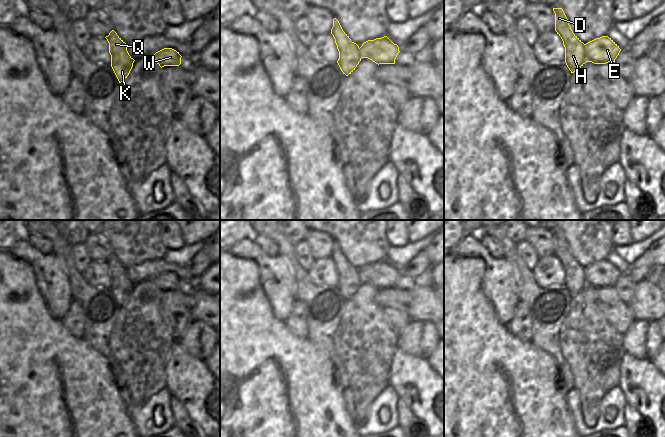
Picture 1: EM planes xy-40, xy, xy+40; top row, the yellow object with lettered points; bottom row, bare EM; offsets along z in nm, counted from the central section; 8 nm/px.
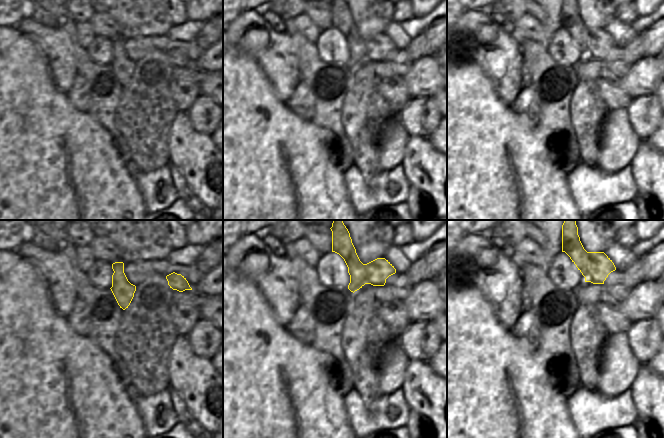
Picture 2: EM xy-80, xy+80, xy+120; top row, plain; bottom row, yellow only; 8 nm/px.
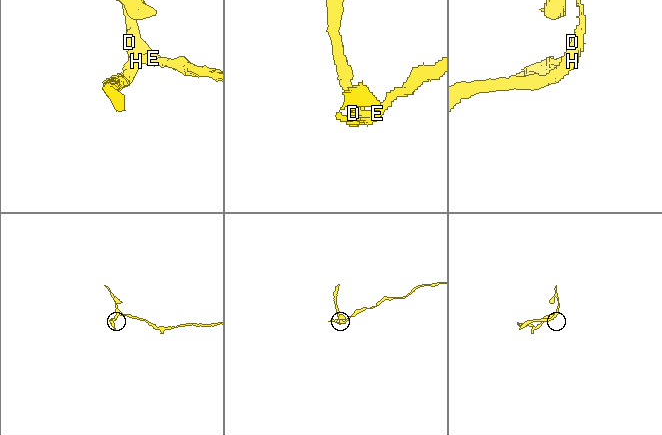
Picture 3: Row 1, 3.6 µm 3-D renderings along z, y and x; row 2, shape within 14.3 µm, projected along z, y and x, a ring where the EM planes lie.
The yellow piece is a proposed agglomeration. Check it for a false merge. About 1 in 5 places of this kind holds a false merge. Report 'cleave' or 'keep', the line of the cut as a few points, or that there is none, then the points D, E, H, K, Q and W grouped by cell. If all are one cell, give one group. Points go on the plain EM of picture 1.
cleave; cut in xy+40 along (584, 268), (587, 285); D H K Q / E W

